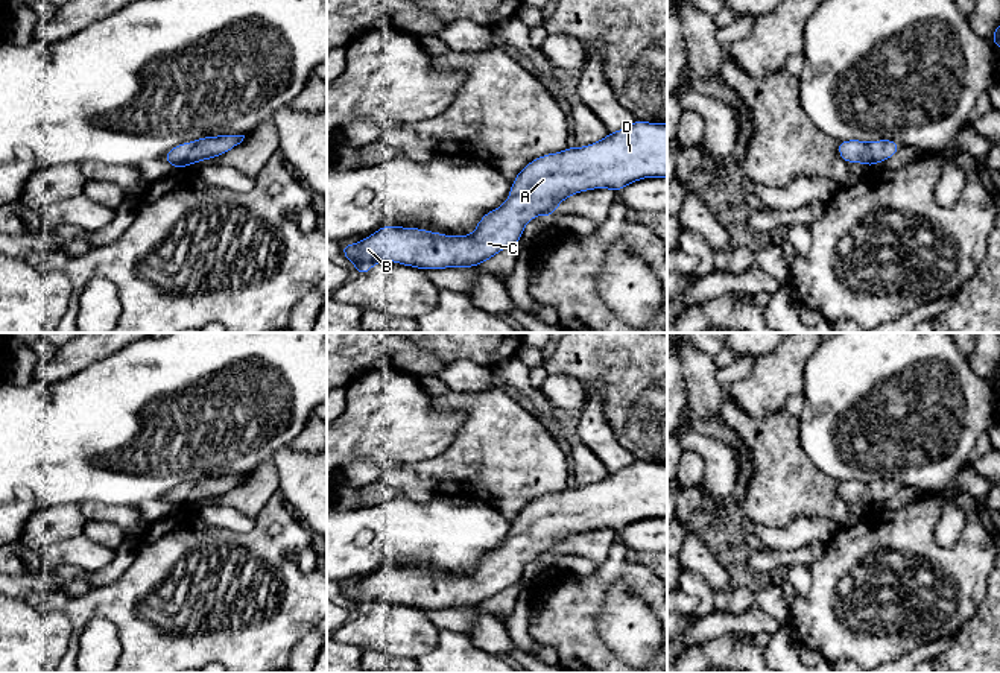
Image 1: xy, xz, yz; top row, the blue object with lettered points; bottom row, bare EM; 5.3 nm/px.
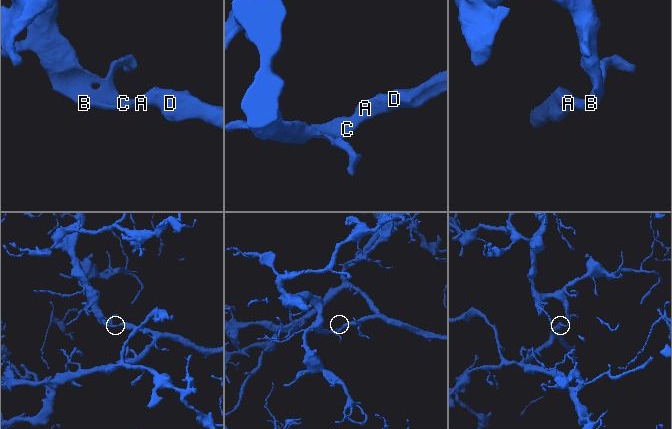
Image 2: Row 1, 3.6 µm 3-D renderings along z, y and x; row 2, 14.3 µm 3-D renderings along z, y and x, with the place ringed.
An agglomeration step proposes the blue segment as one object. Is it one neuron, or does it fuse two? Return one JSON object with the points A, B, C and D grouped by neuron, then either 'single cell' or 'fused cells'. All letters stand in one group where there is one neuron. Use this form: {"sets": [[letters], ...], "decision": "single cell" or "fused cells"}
{"sets": [["A", "B", "C", "D"]], "decision": "single cell"}

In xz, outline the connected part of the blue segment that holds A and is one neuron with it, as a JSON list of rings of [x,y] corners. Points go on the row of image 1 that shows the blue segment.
[[[635,120],[593,144],[567,147],[559,153],[547,153],[530,161],[512,181],[506,202],[488,211],[471,235],[444,235],[427,229],[386,225],[359,243],[342,245],[342,255],[354,263],[359,275],[368,273],[378,261],[395,261],[422,270],[474,267],[518,243],[529,220],[538,214],[552,217],[556,207],[568,196],[593,188],[620,191],[643,178],[667,178],[667,123]]]

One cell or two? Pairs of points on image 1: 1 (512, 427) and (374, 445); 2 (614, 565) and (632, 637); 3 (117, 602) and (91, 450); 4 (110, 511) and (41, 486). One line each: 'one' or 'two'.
1: two
2: two
3: two
4: two

